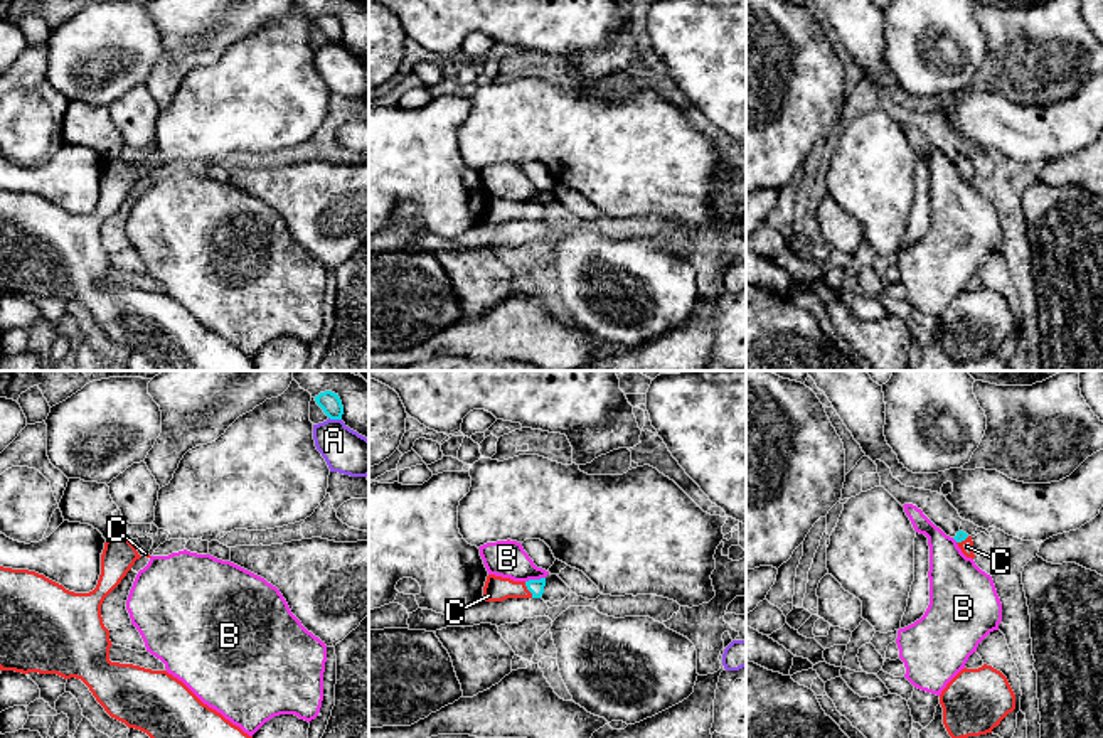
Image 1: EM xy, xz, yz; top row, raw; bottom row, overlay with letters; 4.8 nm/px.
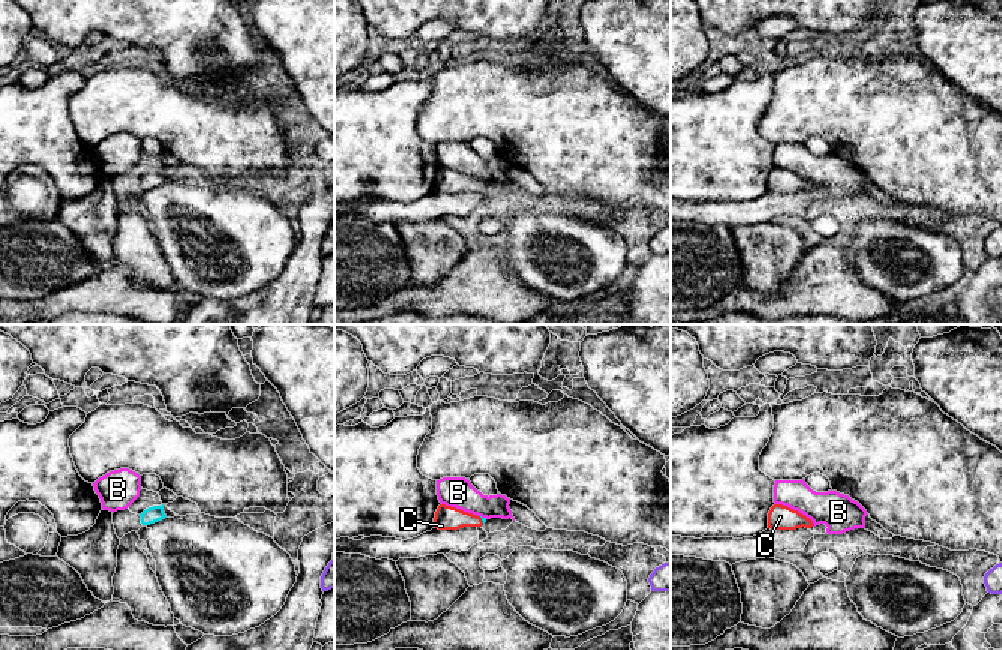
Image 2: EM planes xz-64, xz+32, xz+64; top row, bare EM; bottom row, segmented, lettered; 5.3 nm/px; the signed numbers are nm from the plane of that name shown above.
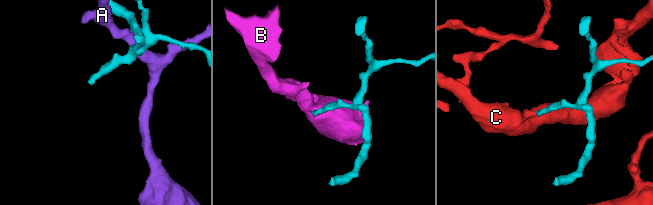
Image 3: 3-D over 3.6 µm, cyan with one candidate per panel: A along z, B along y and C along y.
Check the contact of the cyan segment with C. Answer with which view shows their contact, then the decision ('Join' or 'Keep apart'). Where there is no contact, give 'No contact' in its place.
Touches cyan in xz. Join

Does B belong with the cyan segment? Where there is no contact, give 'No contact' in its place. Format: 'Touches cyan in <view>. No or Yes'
Touches cyan in xz. No

